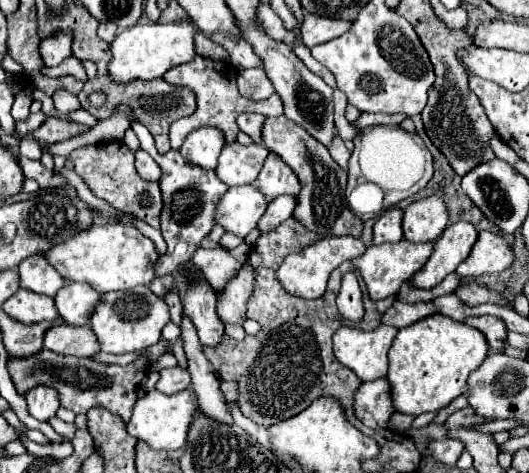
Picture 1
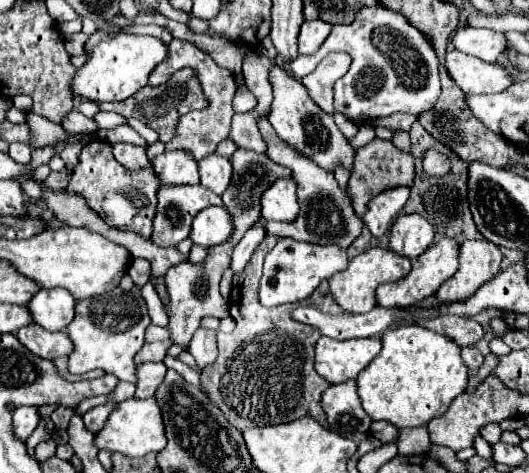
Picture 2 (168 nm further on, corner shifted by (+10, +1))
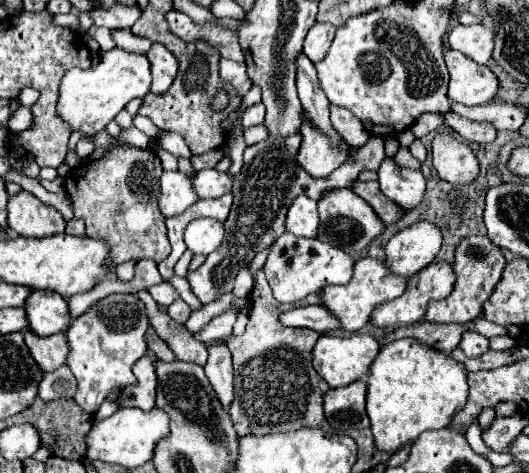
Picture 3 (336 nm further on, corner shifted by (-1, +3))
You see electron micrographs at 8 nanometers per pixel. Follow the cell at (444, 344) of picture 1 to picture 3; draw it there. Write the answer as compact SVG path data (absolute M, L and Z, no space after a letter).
M414 339L386 343L370 371L366 411L380 451L398 451L404 443L416 441L422 431L446 427L468 401L468 371L464 371L464 363L456 363L442 351L422 347Z

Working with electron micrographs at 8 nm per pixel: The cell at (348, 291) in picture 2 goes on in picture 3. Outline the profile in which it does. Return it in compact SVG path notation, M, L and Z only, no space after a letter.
M364 257L364 259L356 261L354 275L346 285L324 287L324 291L322 291L324 307L330 309L342 321L342 329L358 331L368 323L368 315L372 315L372 309L376 305L396 299L406 289L406 281L408 279L400 279L398 275L392 275L392 271L388 271L388 265L384 263L384 259Z

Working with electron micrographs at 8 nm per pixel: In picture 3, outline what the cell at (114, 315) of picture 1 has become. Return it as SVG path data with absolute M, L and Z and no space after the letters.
M130 293L108 295L72 321L66 331L70 345L70 355L66 363L78 379L74 401L82 411L94 415L114 387L136 383L136 377L132 375L132 365L148 351L148 343L144 337L148 327L150 319L144 303Z

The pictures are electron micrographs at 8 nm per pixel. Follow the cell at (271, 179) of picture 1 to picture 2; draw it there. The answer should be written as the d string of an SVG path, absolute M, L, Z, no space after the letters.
M291 179L275 181L261 199L263 205L261 215L265 217L265 221L283 221L283 223L295 221L299 213L295 191L297 191L295 181Z

